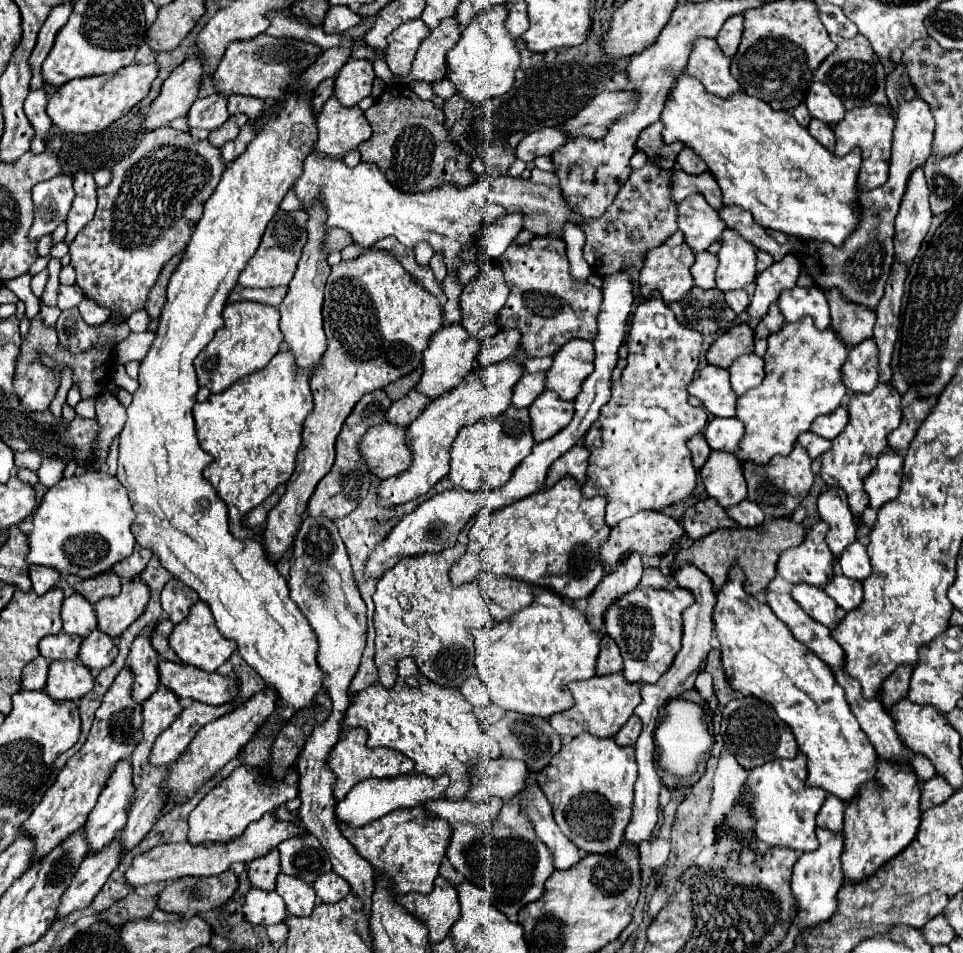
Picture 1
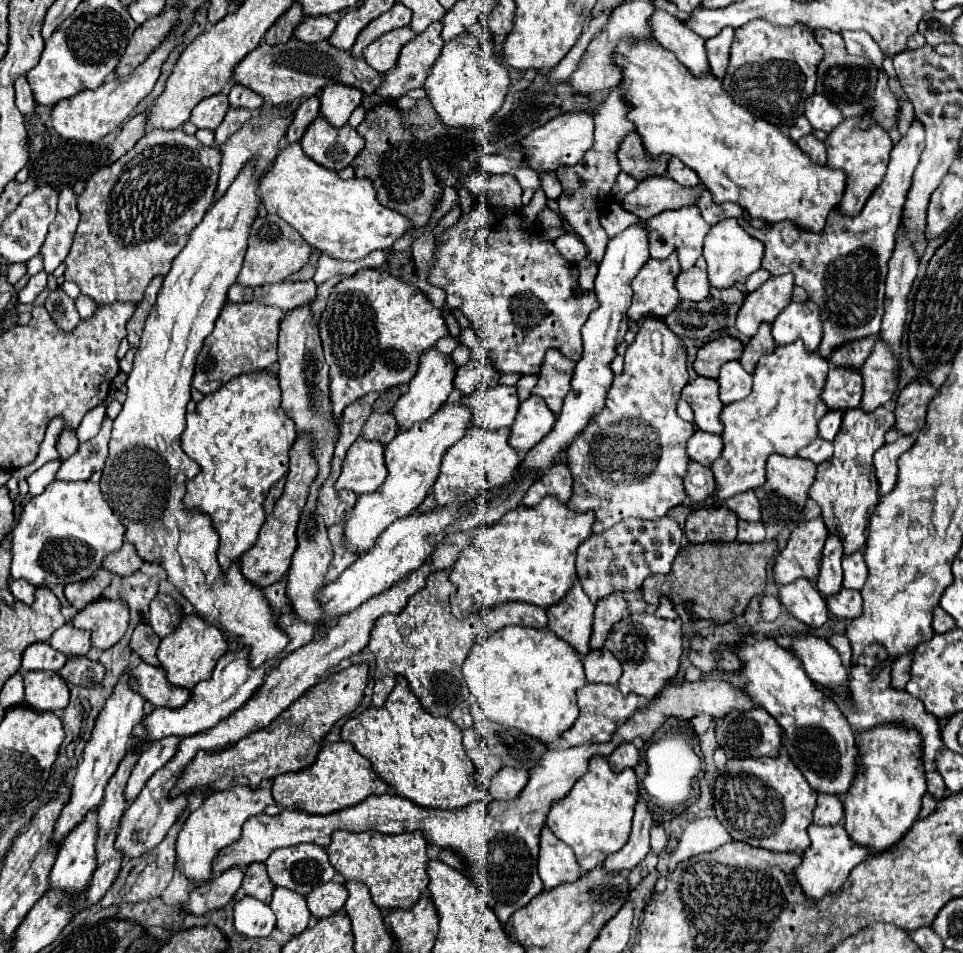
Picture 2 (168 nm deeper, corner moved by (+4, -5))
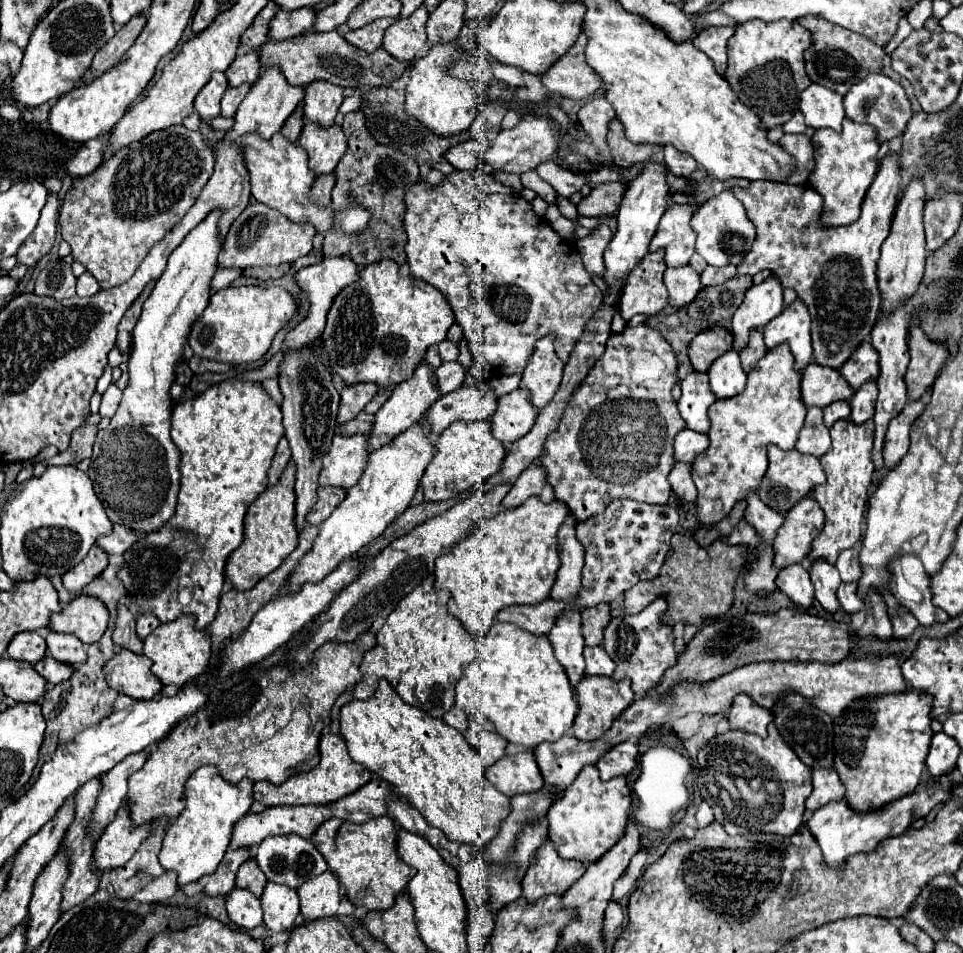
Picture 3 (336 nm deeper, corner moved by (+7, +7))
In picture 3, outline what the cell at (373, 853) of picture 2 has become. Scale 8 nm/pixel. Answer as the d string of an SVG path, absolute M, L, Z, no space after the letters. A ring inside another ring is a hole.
M389 816L373 818L365 824L343 822L333 838L329 838L329 822L323 822L319 830L311 836L317 850L329 864L329 870L339 878L345 888L345 898L365 910L389 910L393 906L393 898L401 894L409 880L415 876L415 868L401 862L395 850L397 840L397 824L391 822Z

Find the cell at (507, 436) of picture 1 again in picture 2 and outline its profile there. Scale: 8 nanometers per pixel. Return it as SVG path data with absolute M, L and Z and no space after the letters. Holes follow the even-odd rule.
M470 426L466 436L448 448L442 460L442 472L432 486L438 506L460 504L474 500L476 496L488 492L490 488L504 486L514 480L514 474L520 464L520 454L508 444L510 428L500 430L482 430L480 426Z

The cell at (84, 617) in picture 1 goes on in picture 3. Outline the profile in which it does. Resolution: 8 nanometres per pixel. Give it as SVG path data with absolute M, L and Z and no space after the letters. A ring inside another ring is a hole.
M49 632L47 634L47 652L69 666L75 664L83 664L87 658L87 652L81 644L81 640L77 640L73 634L57 634L57 632Z

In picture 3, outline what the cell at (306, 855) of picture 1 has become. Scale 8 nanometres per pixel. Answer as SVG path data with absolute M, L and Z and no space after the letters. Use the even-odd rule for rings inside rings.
M287 834L287 836L271 836L265 838L259 846L257 846L257 854L255 854L255 862L259 864L259 868L263 870L263 874L267 876L269 882L275 884L285 884L289 888L299 888L303 882L323 874L327 870L327 862L325 858L319 854L319 850L313 846L311 840L305 840L297 834Z

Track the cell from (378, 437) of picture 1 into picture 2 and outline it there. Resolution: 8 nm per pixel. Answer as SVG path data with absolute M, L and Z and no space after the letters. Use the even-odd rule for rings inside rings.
M360 436L346 452L336 488L368 494L374 492L376 486L382 486L386 476L388 470L384 466L384 446Z

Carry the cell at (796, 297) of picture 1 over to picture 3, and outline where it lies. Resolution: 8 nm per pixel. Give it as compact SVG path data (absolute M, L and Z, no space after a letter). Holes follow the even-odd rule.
M797 300L763 328L765 346L771 350L787 342L795 358L795 370L803 372L805 366L811 362L811 354L813 354L809 326L811 326L809 312L805 310L805 304Z

